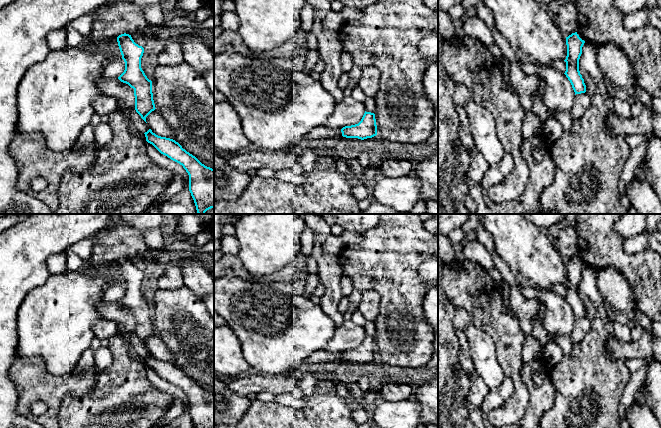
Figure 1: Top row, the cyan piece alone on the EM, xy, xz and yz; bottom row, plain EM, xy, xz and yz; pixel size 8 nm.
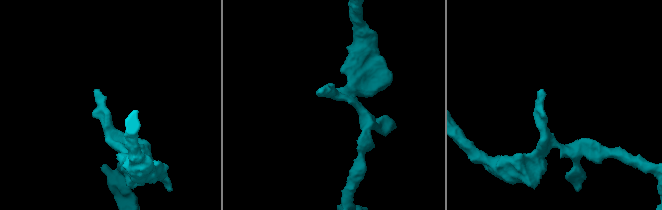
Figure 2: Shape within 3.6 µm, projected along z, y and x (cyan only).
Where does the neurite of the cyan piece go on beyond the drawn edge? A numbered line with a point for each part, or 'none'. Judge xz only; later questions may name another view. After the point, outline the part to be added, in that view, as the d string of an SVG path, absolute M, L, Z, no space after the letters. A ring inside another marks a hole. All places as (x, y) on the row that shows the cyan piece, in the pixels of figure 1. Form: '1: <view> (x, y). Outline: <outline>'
none

